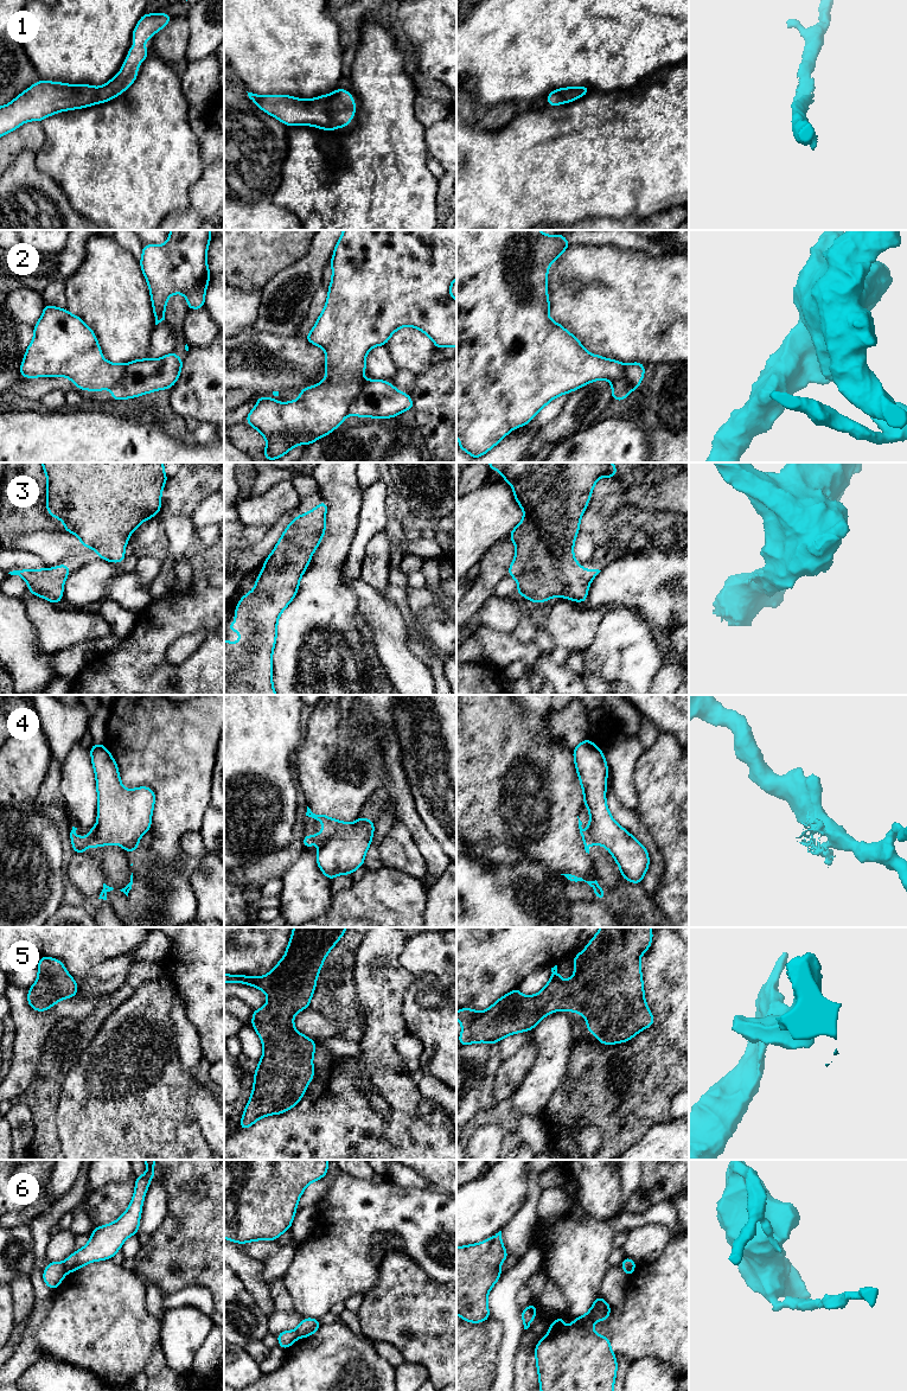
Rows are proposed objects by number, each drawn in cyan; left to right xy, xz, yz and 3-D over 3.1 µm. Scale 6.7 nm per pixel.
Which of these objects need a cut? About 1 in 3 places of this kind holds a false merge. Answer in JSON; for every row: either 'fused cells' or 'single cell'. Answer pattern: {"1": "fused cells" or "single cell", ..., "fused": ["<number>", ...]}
{"1": "single cell", "2": "single cell", "3": "single cell", "4": "fused cells", "5": "single cell", "6": "fused cells", "fused": ["4", "6"]}

